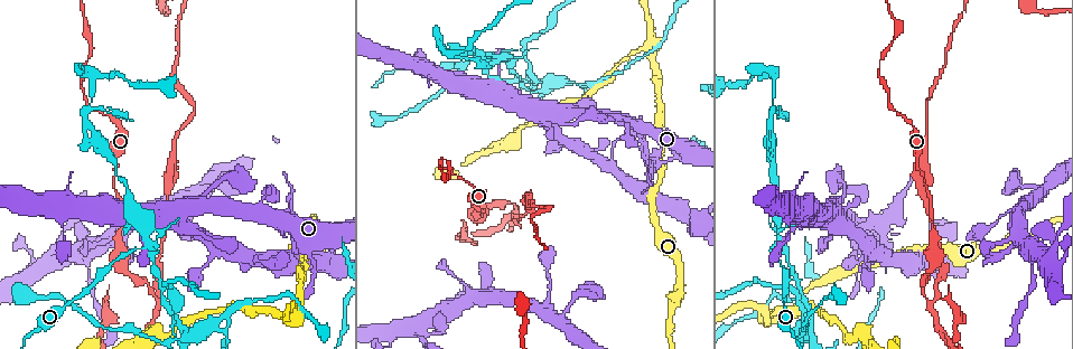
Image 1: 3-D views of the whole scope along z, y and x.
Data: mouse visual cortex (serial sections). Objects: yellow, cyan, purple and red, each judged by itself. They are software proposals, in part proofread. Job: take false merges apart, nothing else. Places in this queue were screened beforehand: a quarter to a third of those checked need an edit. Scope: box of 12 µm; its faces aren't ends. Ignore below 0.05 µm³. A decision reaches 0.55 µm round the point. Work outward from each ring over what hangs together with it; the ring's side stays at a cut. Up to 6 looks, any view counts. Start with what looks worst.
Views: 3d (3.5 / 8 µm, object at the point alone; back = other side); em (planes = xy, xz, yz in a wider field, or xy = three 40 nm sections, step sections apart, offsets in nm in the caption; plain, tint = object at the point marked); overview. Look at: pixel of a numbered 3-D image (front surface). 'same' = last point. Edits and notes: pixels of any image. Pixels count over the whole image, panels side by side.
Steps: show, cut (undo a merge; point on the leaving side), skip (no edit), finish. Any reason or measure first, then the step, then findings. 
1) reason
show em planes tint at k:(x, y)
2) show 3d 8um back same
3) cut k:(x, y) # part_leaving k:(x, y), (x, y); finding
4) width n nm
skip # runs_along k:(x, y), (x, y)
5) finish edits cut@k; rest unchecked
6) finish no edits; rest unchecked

three arms meet
show 3d 3.5um at 1:(150, 245)

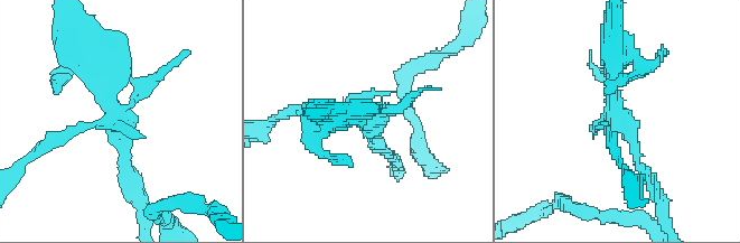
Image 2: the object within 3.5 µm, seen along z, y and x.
now the EM
show em planes tint at 2:(614, 116)

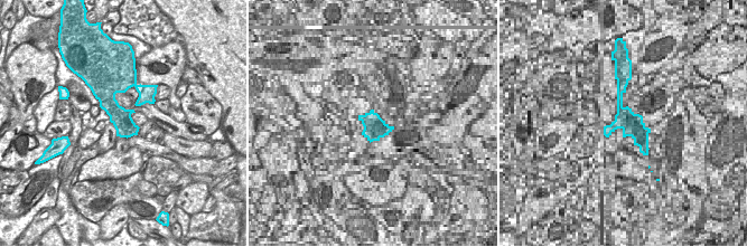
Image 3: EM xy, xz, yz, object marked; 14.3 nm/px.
width 300 nm
cut 2:(92, 72) # part_leaving 2:(614, 114), (662, 207); two cells meet here

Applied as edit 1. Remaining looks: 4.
show overview

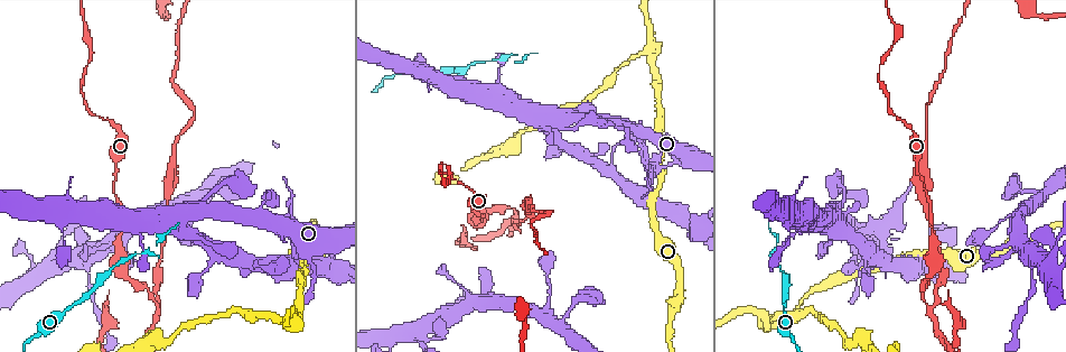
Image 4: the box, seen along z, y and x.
branch point
show 3d 8um at 4:(767, 321)

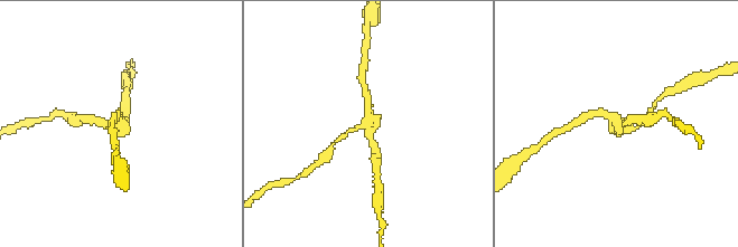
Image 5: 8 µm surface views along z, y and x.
closer look
show 3d 3.5um at 5:(620, 129)

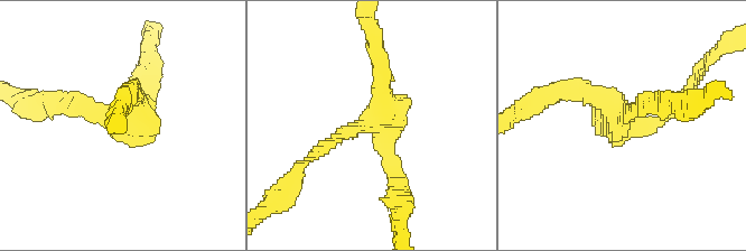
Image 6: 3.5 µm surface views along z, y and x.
skip # runs_along 6:(399, 184), (374, 124), (316, 152); all the same cell

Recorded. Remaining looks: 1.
finish edits cut@2; rest unchecked

